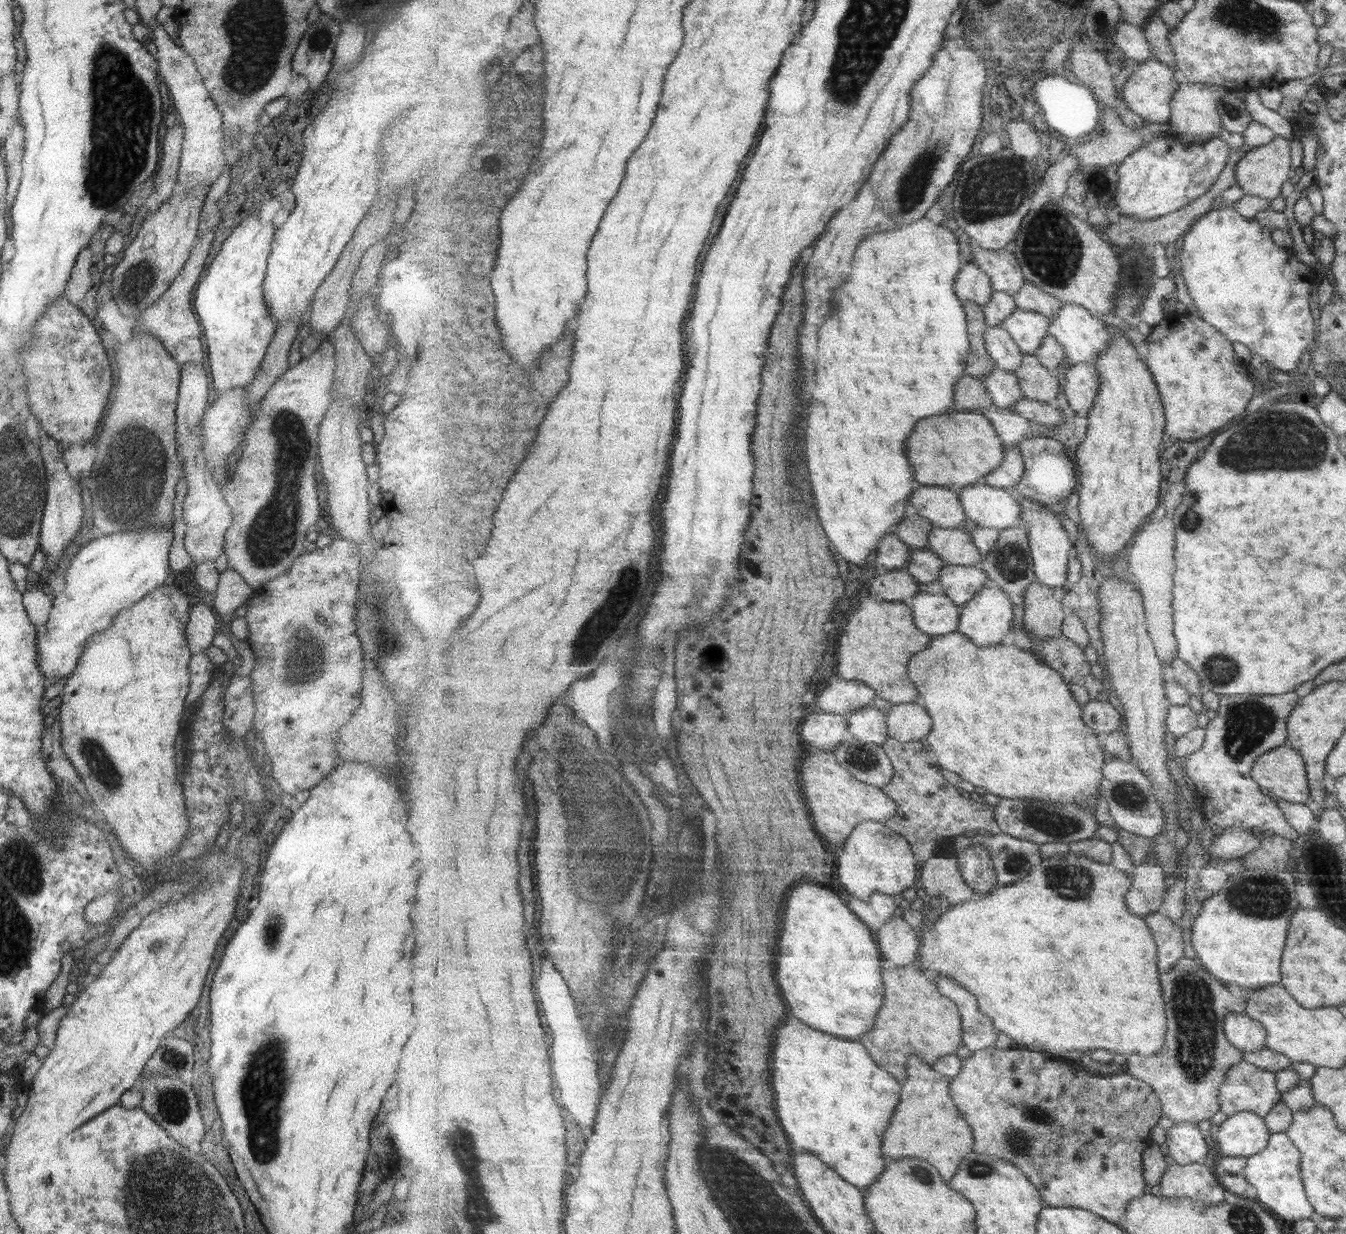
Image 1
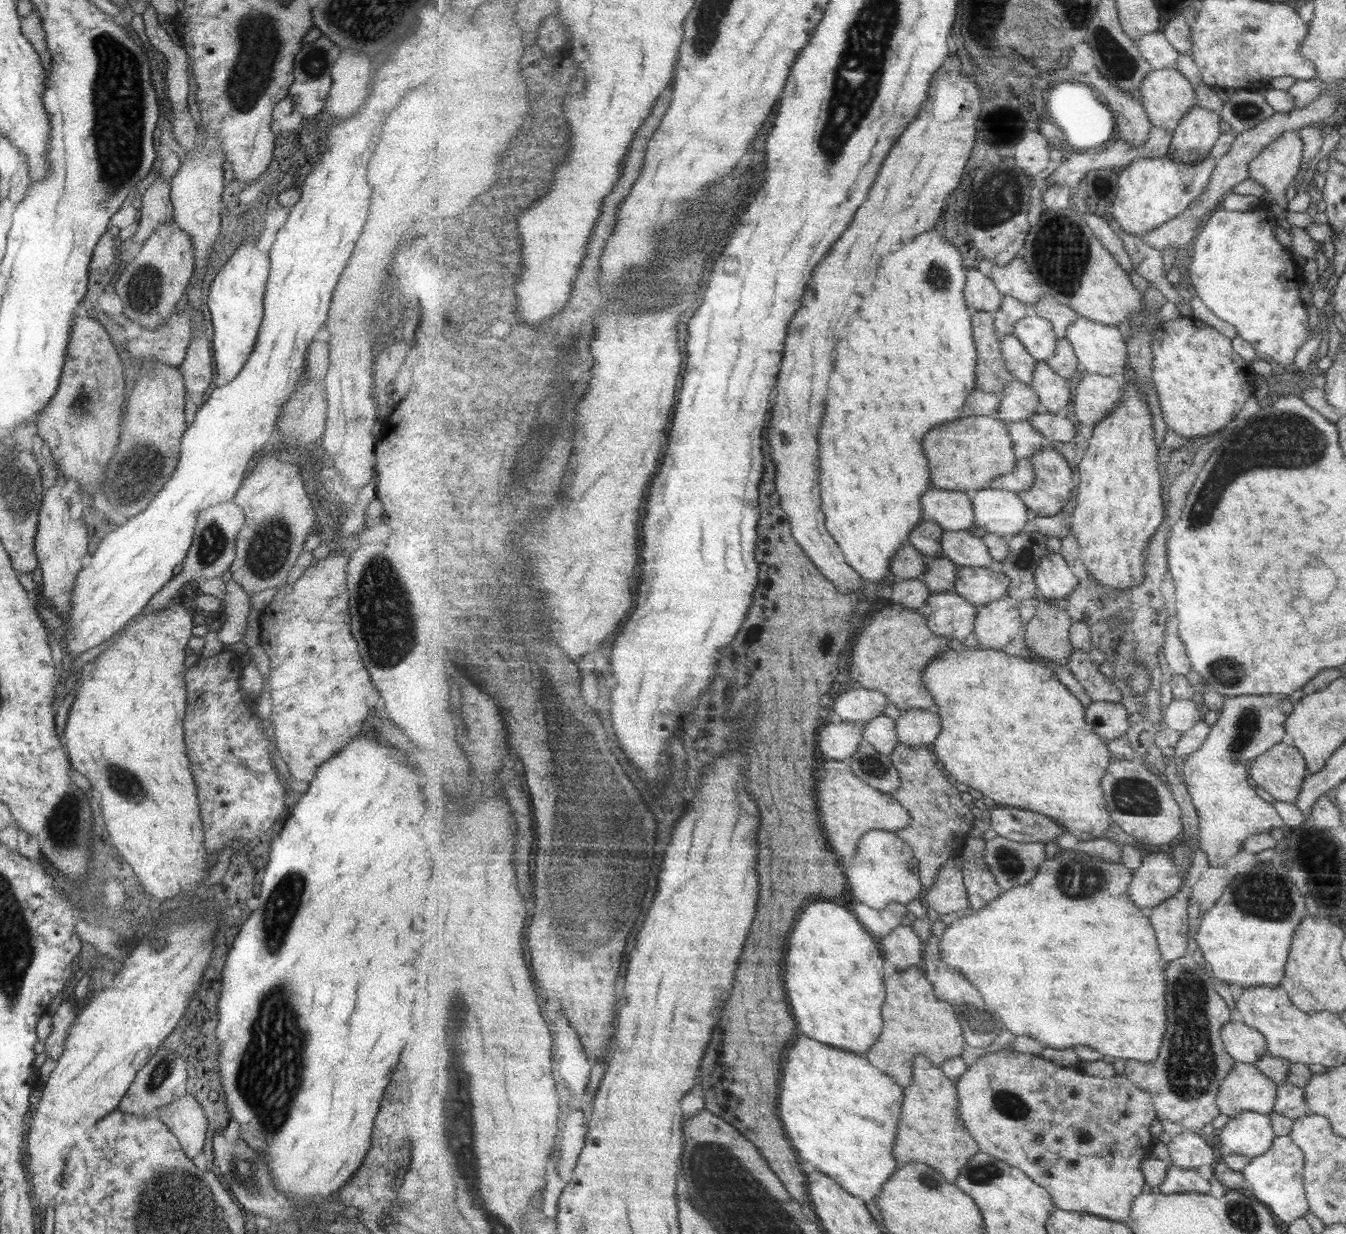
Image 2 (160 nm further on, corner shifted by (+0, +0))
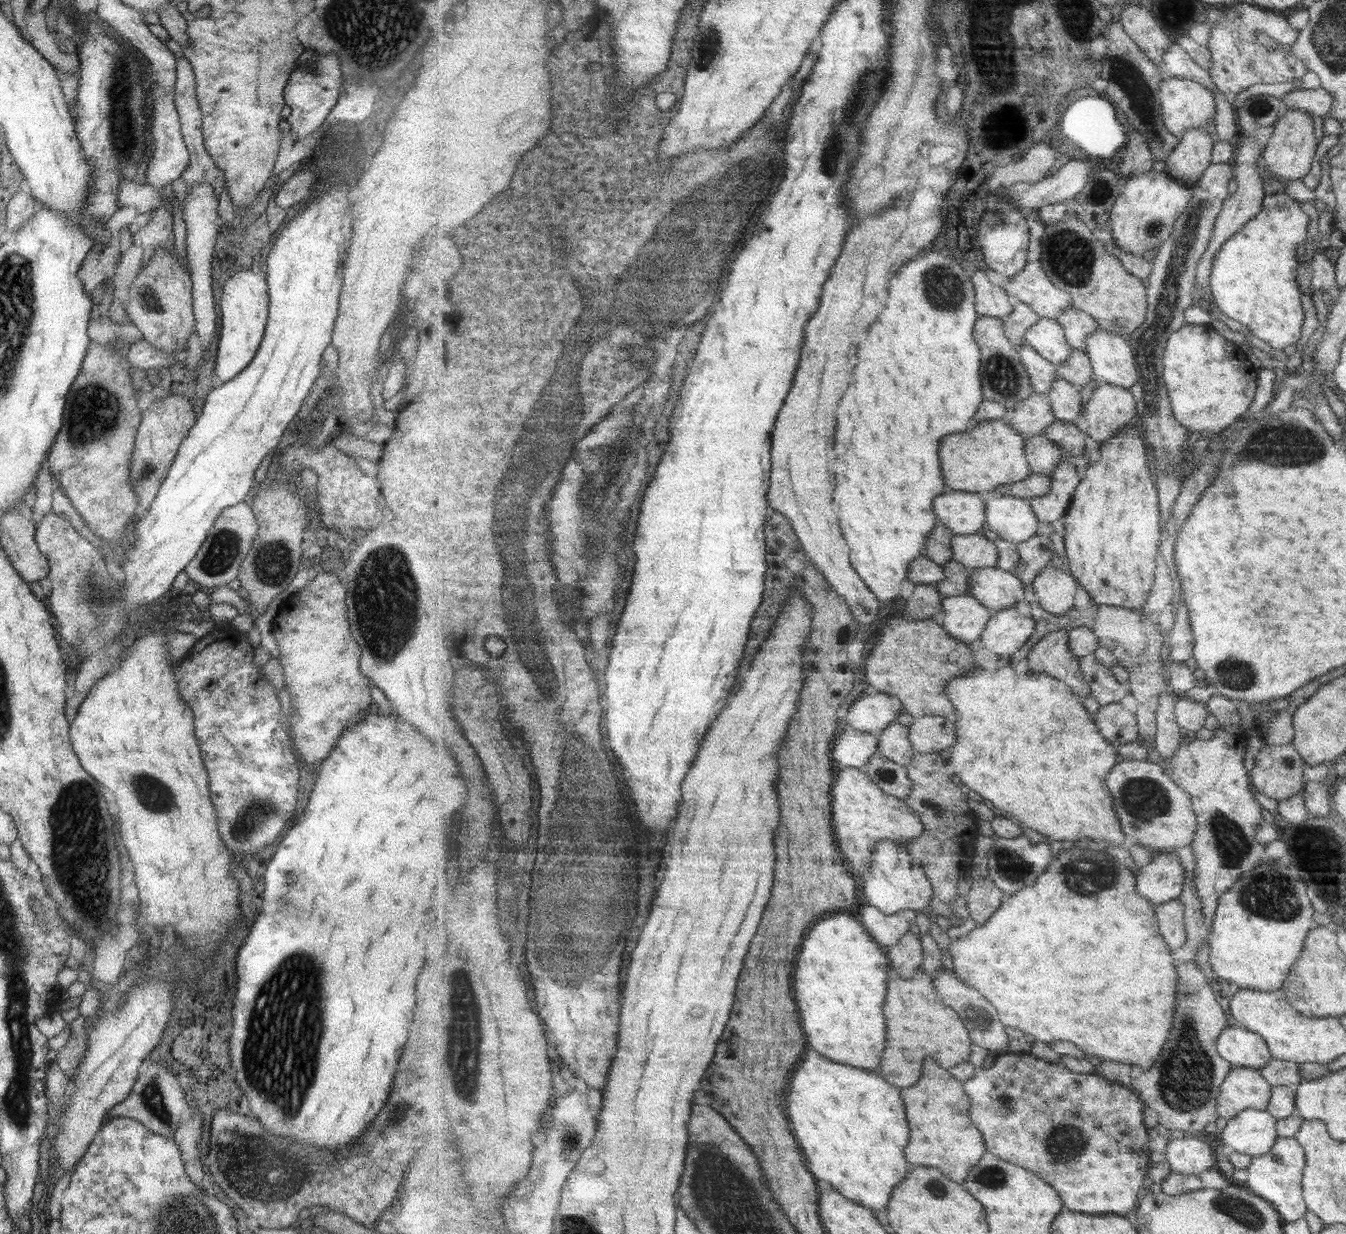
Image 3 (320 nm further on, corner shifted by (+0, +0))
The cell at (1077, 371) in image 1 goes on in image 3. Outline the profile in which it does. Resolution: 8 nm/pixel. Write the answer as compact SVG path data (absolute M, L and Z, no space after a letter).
M1097 380L1097 386L1084 407L1083 426L1087 436L1095 440L1109 440L1126 426L1138 423L1138 419L1136 398L1131 389Z

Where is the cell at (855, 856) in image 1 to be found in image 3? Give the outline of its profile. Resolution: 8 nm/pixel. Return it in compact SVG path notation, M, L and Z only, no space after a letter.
M882 840L876 846L876 852L872 854L872 869L861 878L865 880L863 894L865 894L866 900L887 915L897 914L901 910L923 910L932 904L934 897L932 883L929 882L929 877L922 864L908 851L905 844L895 843L892 840Z

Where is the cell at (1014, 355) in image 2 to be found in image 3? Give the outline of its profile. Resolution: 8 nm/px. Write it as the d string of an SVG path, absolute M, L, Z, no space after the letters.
M1029 343L1016 346L1024 360L1025 368L1028 370L1035 391L1039 394L1050 394L1054 382L1056 382L1056 369L1048 358L1045 358L1038 350Z

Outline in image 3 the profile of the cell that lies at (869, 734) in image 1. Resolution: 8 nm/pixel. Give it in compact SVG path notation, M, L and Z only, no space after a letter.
M893 722L878 738L879 753L901 766L909 766L915 753L909 735L909 725Z

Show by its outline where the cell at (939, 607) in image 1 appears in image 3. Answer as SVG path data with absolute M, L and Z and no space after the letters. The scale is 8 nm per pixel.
M969 594L944 597L941 613L941 625L947 630L947 634L965 643L981 640L981 635L992 618L988 608Z

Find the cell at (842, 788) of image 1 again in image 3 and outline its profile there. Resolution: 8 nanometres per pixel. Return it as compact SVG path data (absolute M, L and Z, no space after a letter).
M840 763L838 768L837 782L833 786L834 829L841 842L842 852L862 876L872 869L872 854L882 840L907 845L910 840L924 833L924 824L905 799L887 794L865 771Z

